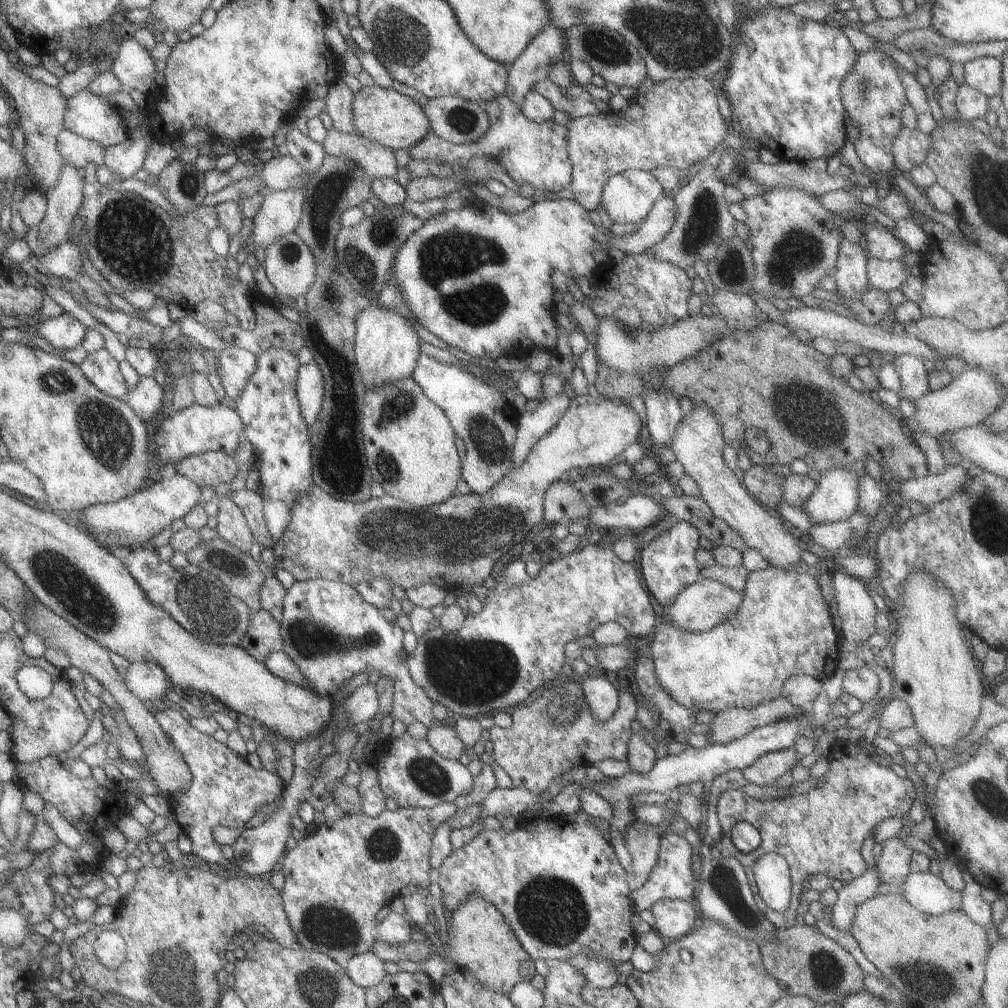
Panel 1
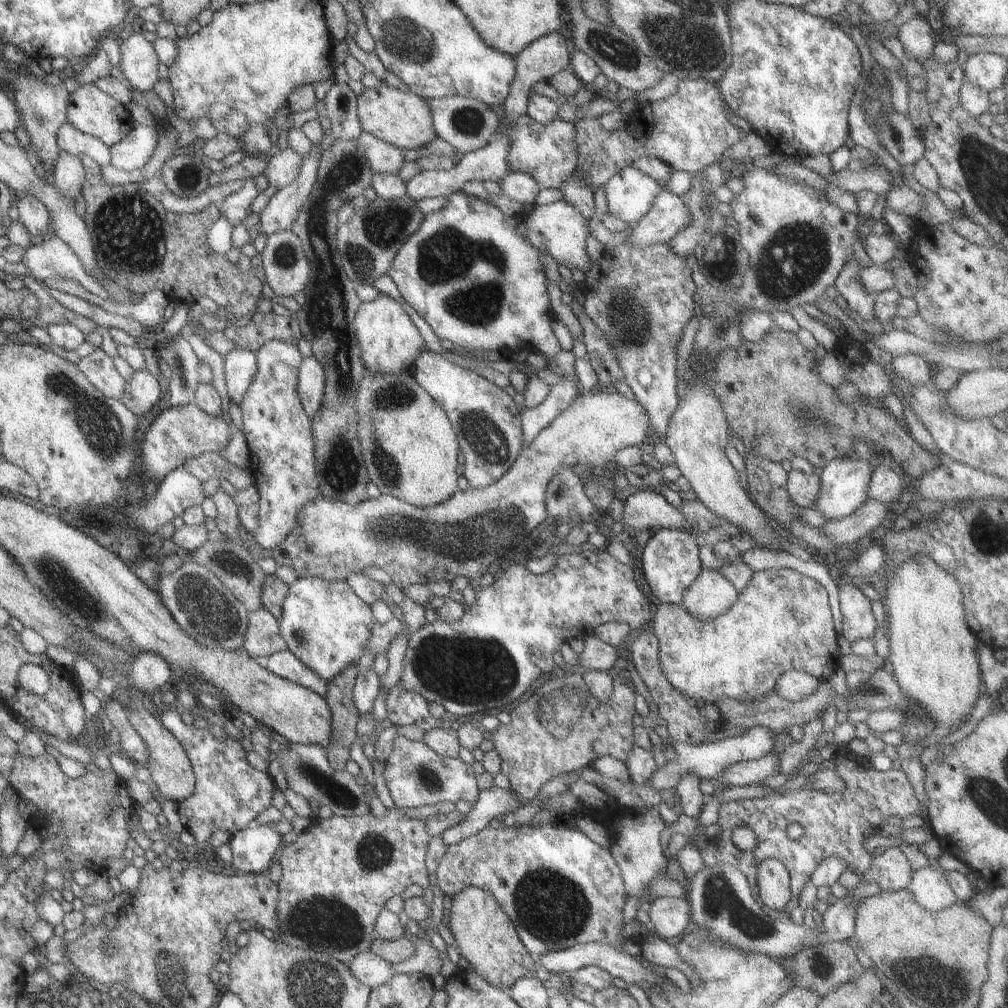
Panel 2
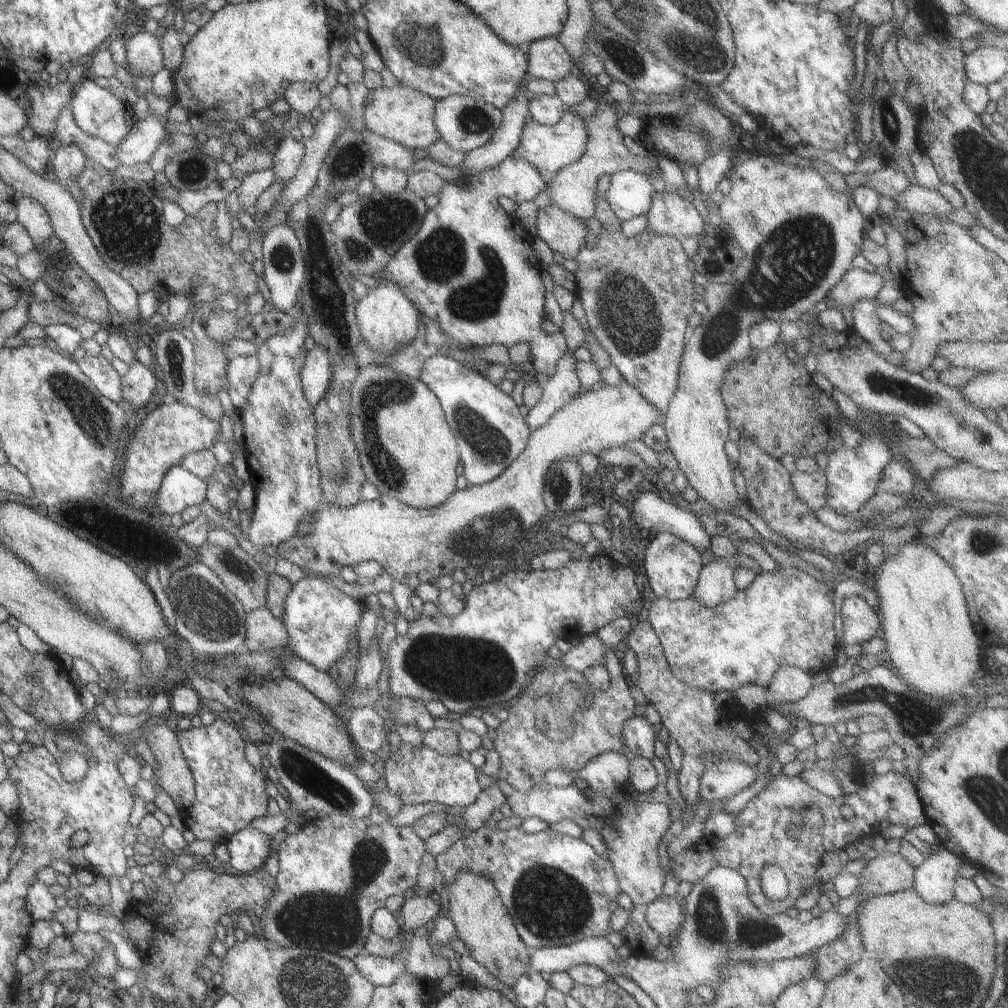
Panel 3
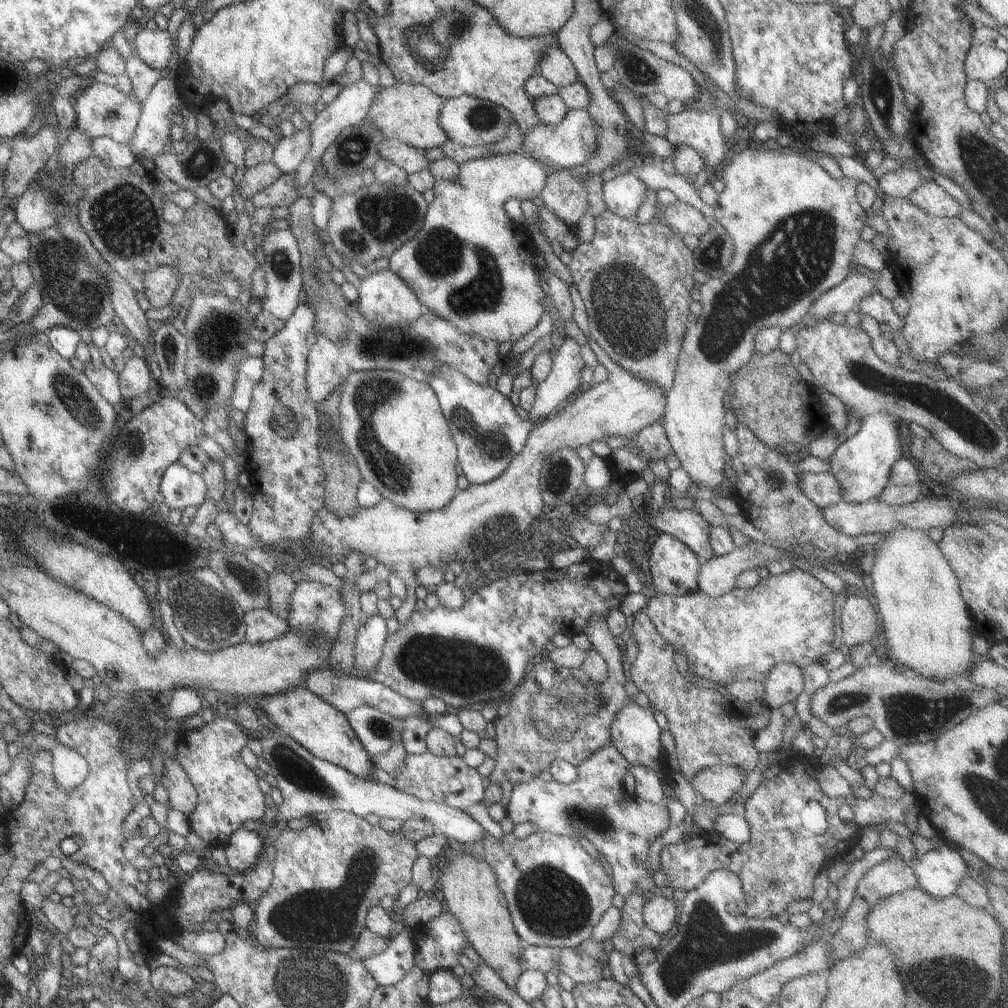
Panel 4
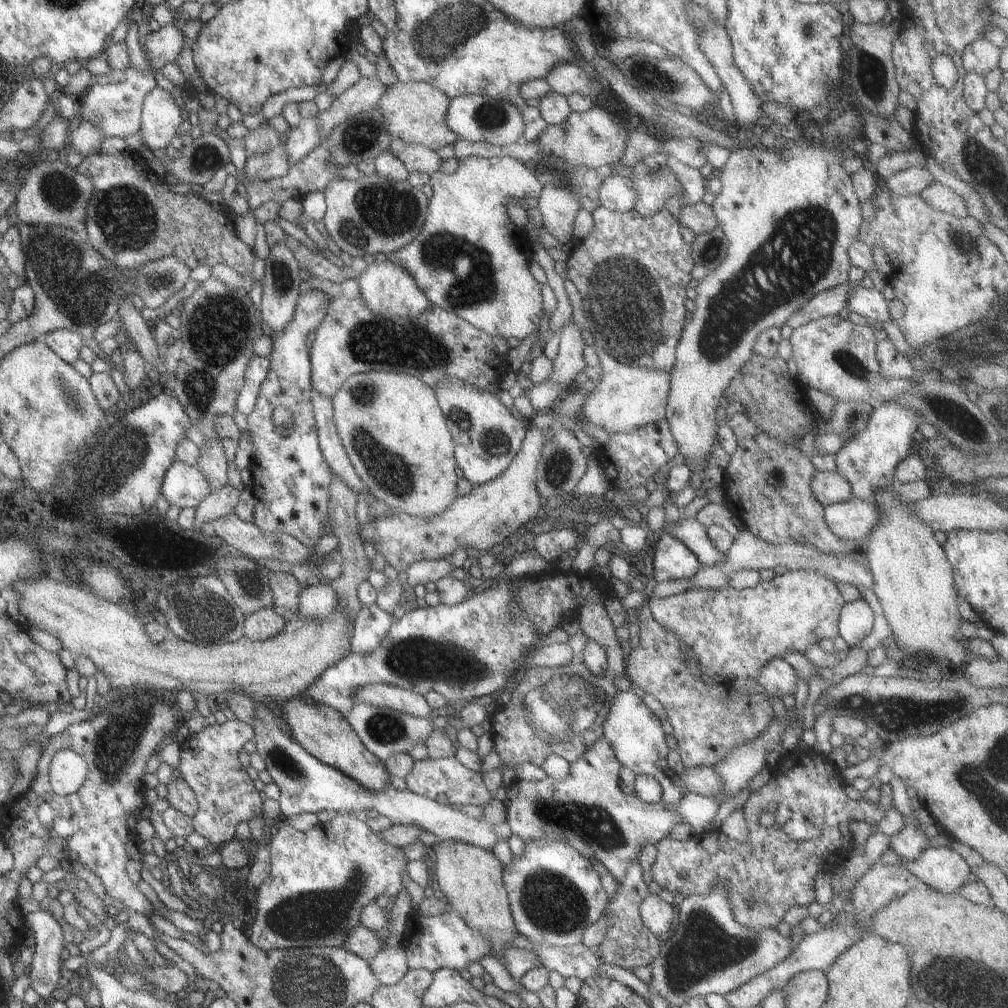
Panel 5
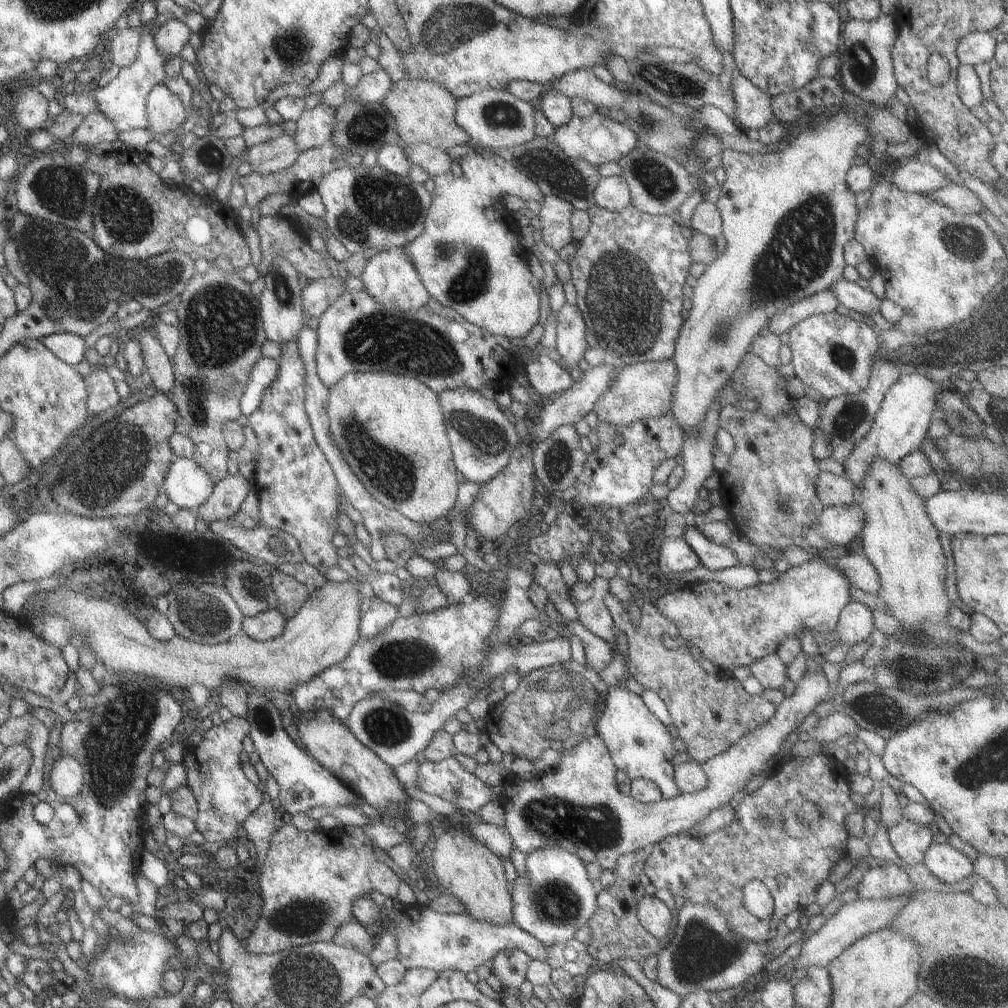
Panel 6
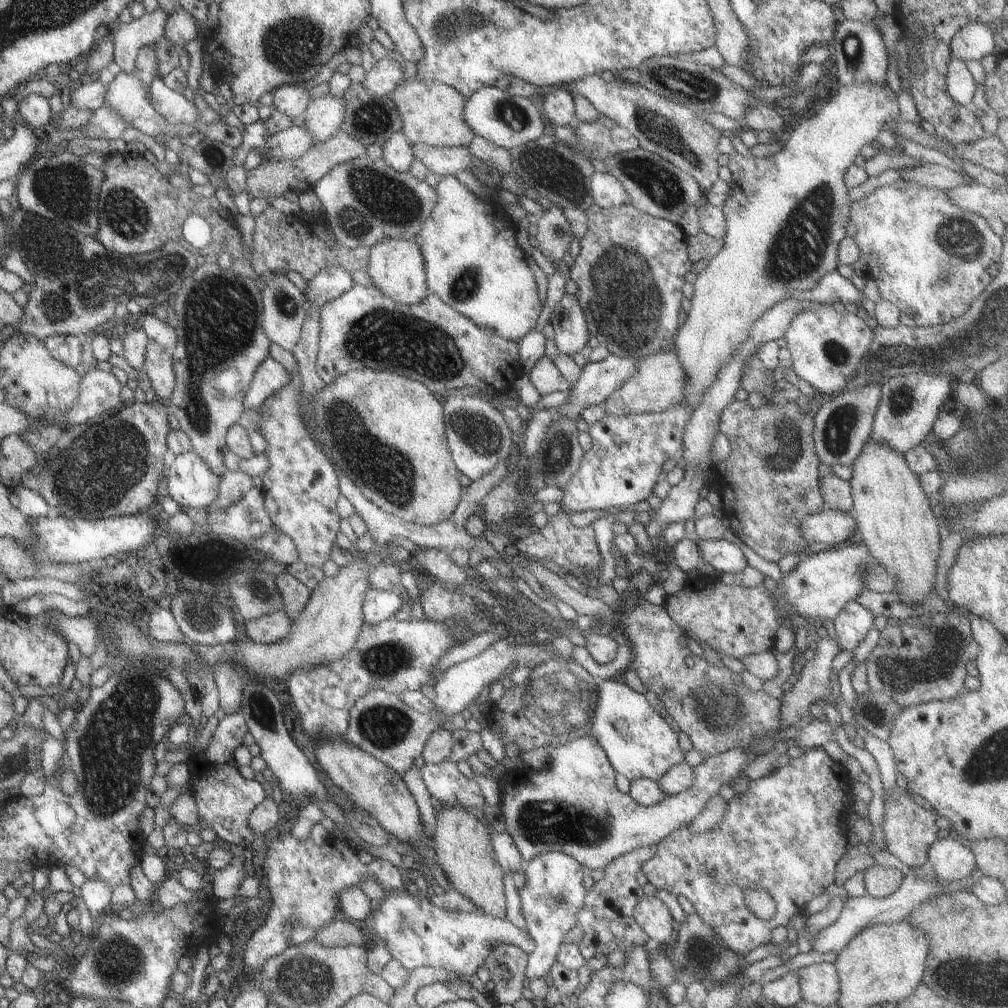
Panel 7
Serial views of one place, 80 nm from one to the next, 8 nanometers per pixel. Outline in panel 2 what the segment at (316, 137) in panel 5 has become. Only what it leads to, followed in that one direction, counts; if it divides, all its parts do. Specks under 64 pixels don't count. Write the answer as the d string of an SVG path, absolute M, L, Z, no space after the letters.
M287 146L277 152L275 156L269 156L266 159L266 165L262 172L264 179L273 188L280 189L295 178L301 163L302 158Z

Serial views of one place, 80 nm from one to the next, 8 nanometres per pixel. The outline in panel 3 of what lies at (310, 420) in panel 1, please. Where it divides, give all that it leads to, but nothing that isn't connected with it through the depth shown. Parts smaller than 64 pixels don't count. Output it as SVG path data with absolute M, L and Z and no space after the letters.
M315 345L305 353L299 371L301 392L311 408L323 398L330 376L328 352L325 347Z

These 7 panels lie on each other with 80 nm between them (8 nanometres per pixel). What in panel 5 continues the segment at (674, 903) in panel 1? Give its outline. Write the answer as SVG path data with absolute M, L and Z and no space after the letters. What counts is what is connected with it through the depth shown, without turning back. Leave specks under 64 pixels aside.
M648 894L638 906L638 915L643 926L656 937L667 932L673 923L673 908L657 894Z

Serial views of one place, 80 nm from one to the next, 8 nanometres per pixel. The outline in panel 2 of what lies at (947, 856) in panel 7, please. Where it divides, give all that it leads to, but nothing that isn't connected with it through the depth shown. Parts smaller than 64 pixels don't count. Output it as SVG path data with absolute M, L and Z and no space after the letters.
M926 867L912 871L905 890L921 908L937 912L953 903L959 902L947 884L945 871L939 868Z

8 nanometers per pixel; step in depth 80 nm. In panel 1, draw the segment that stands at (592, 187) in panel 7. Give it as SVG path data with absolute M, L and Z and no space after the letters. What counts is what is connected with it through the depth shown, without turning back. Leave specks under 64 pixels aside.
M627 169L606 180L598 204L613 223L637 225L663 194L667 192L649 171Z

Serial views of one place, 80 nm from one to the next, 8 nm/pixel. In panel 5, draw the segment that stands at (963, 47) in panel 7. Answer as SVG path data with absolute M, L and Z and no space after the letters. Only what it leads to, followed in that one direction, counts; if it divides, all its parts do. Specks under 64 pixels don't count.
M979 36L961 51L960 59L965 72L985 76L998 66L999 55L1000 48Z

